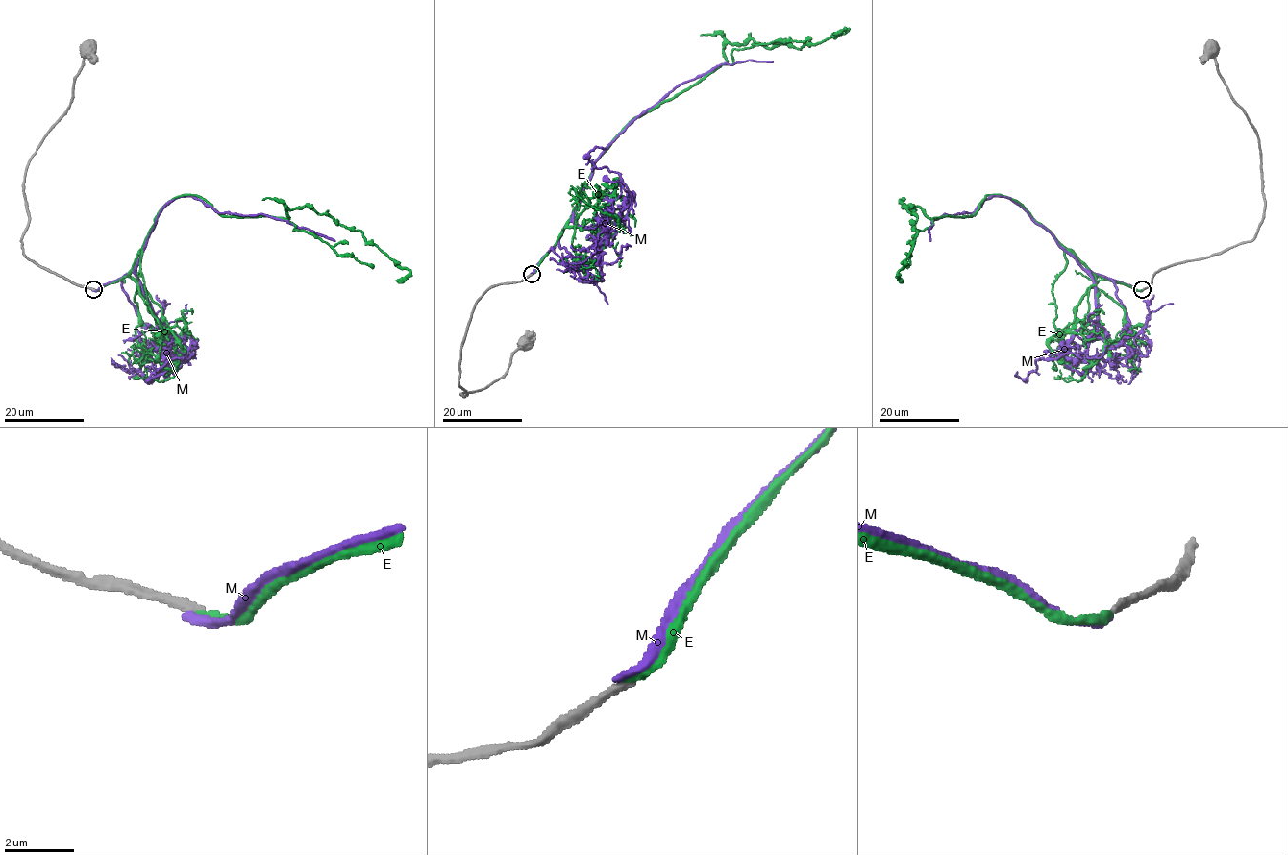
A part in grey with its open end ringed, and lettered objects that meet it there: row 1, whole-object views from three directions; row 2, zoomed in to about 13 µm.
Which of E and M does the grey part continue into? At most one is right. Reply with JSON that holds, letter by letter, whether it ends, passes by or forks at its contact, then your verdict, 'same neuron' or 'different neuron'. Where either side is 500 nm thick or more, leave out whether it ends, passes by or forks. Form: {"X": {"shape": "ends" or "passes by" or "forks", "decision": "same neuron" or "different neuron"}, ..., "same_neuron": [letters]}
{"E": {"shape": "ends", "decision": "same neuron"}, "M": {"shape": "ends", "decision": "different neuron"}, "same_neuron": ["E"]}

